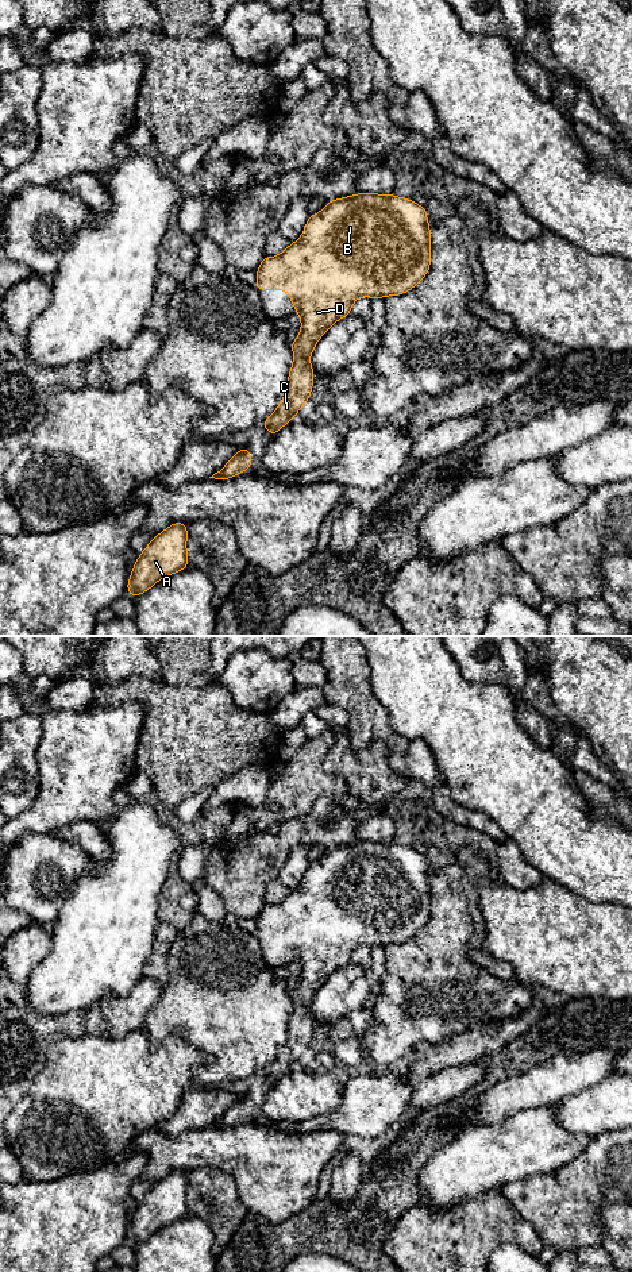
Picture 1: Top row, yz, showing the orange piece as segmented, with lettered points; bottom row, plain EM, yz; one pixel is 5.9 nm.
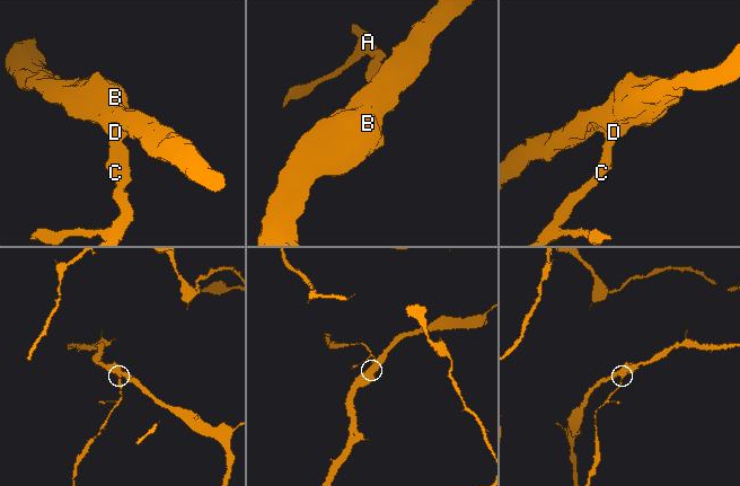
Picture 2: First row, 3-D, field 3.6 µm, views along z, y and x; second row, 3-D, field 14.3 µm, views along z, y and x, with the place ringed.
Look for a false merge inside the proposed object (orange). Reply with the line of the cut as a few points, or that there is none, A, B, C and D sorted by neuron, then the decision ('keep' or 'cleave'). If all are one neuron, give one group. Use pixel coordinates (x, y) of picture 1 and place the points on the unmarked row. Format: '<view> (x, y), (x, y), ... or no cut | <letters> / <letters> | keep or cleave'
no cut | A B C D | keep

